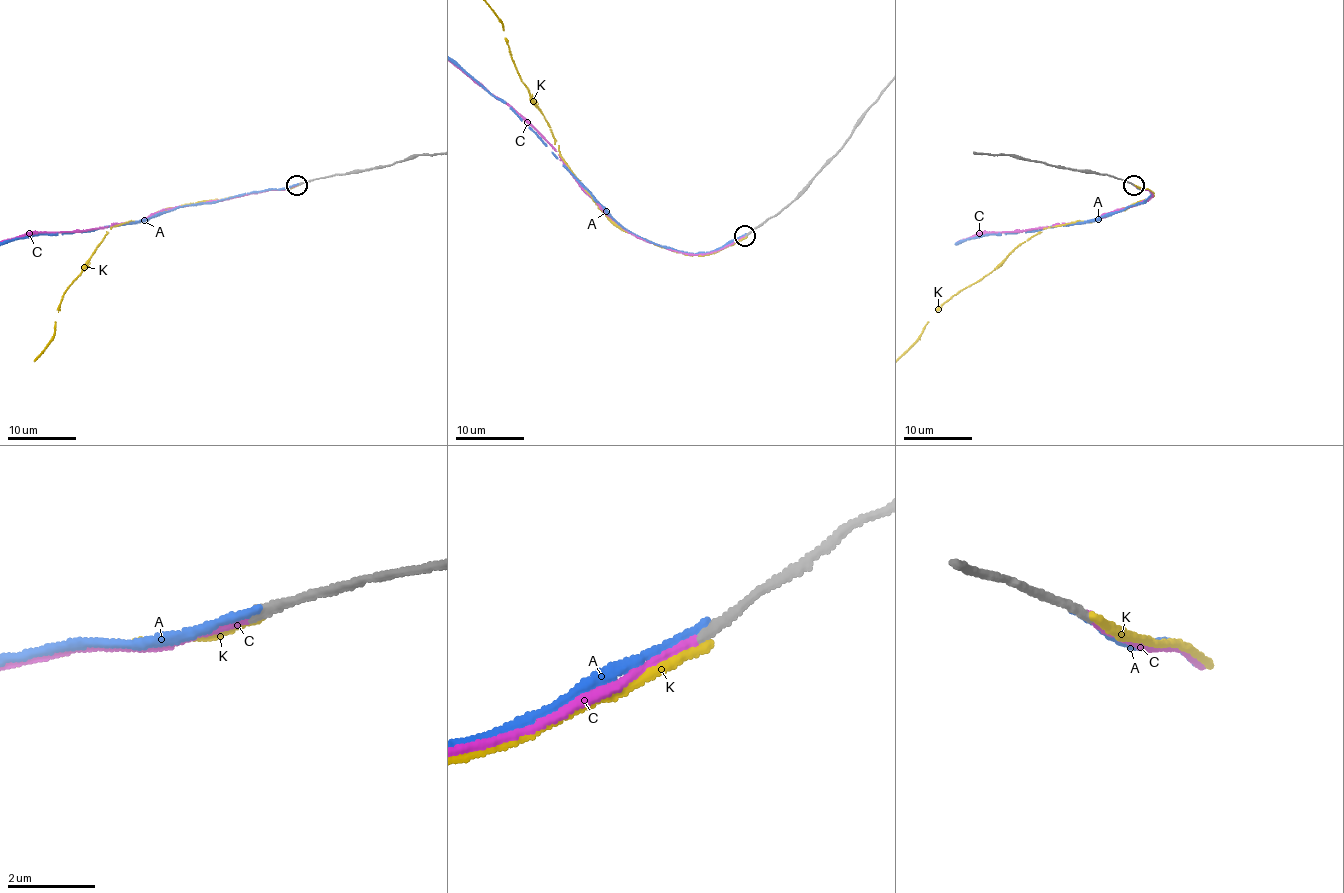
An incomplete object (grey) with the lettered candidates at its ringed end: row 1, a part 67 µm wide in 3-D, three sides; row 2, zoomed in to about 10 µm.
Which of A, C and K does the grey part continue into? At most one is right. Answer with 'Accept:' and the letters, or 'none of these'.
Accept: C

